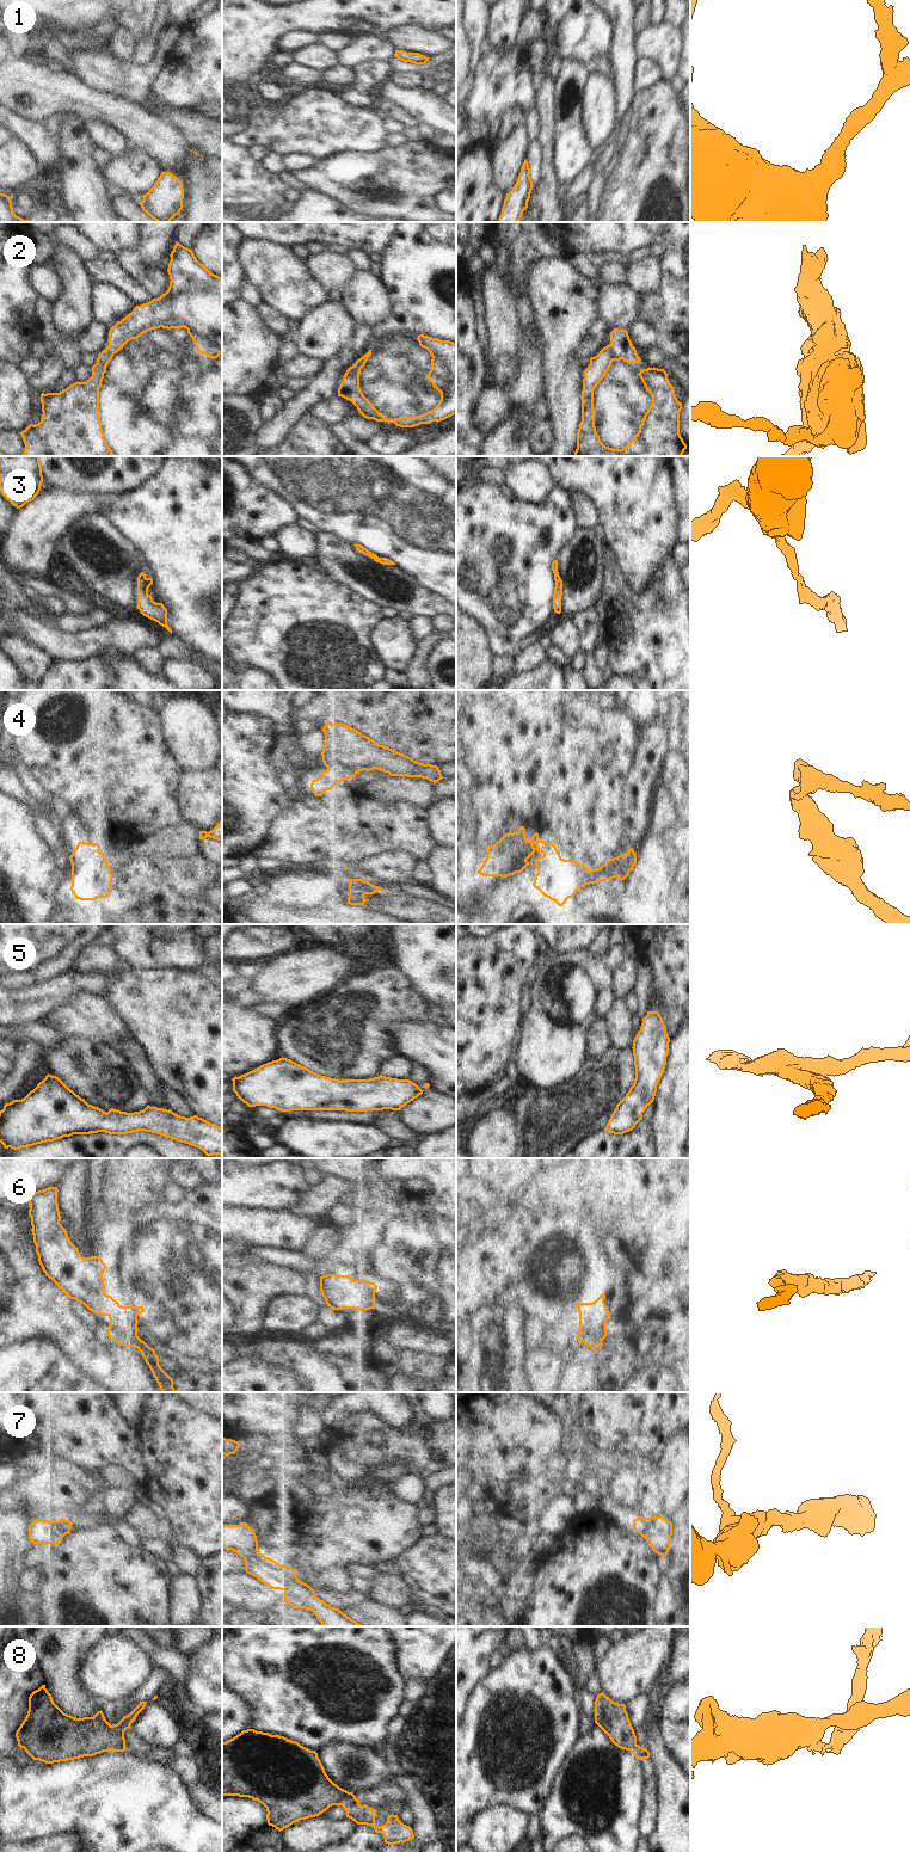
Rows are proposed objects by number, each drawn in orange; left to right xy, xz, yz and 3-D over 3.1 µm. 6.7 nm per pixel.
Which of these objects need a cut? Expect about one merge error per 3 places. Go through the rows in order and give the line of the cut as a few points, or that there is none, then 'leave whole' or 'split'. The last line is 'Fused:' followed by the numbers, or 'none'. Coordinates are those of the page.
1: cut none; leave whole
2: cut none; leave whole
3: cut none; leave whole
4: cut yz (543, 851), (558, 854); split
5: cut none; leave whole
6: cut none; leave whole
7: cut none; leave whole
8: cut xz (357, 1800), (339, 1804); split
Fused: 4, 8

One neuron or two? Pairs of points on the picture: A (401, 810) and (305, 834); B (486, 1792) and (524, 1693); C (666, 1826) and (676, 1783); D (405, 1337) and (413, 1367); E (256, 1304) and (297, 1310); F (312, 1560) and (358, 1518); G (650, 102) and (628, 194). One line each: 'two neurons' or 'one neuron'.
A: one neuron
B: one neuron
C: one neuron
D: two neurons
E: two neurons
F: one neuron
G: one neuron

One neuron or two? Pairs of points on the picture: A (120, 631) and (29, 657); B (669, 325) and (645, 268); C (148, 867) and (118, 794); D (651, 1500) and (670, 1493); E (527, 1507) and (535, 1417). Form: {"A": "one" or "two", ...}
{"A": "two", "B": "two", "C": "two", "D": "two", "E": "one"}

